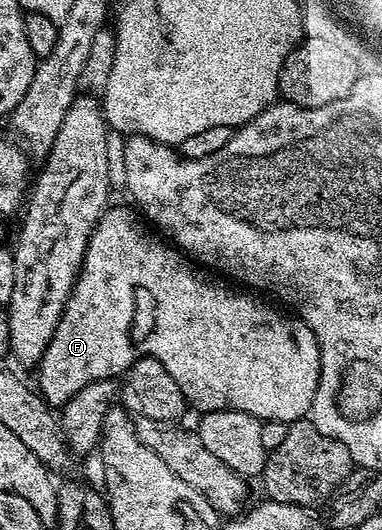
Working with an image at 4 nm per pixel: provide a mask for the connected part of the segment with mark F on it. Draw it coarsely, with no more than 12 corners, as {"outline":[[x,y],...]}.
{"outline":[[132,207],[87,242],[35,388],[150,356],[201,412],[308,417],[315,334]]}

